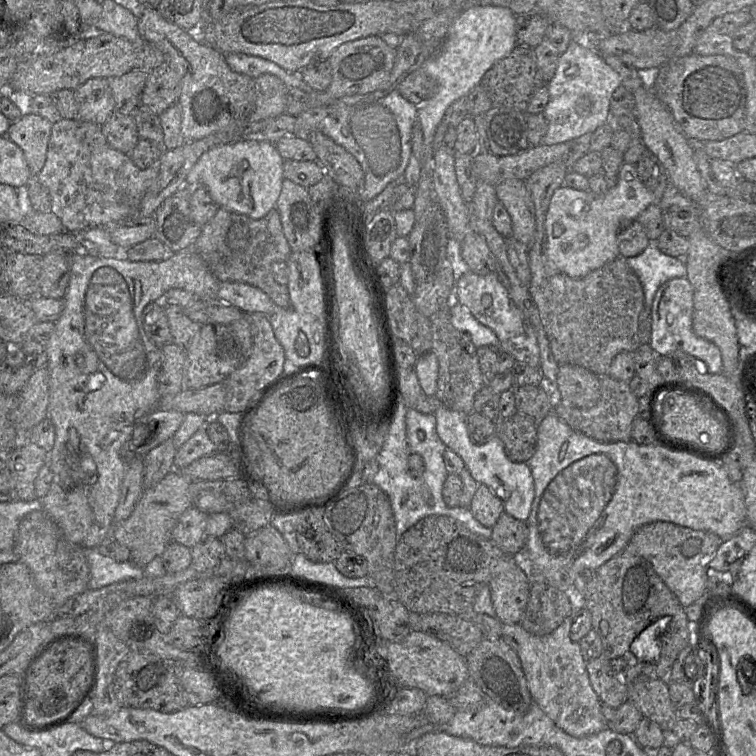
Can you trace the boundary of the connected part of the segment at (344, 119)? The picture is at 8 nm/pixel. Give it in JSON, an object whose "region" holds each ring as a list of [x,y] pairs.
{"region":[[[376,91],[345,96],[328,106],[328,116],[321,122],[321,132],[348,151],[363,171],[363,187],[359,194],[368,201],[394,181],[402,181],[412,155],[411,134],[418,123],[418,107],[398,91]]]}

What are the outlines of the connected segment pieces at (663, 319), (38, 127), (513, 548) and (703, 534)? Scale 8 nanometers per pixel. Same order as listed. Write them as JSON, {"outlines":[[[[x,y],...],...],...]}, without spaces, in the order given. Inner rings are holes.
{"outlines":[[[[687,277],[673,278],[657,290],[652,308],[652,332],[649,345],[658,356],[688,354],[701,360],[708,373],[722,373],[723,362],[719,348],[710,341],[698,337],[692,326],[693,288]]],[[[25,113],[11,122],[7,131],[8,138],[23,151],[32,177],[37,177],[45,164],[51,129],[47,119]]],[[[503,513],[491,528],[491,540],[504,553],[522,559],[528,528],[526,522]]],[[[653,522],[637,529],[622,553],[646,559],[685,608],[707,593],[707,566],[722,543],[723,539],[712,532],[692,530],[669,522]]]]}

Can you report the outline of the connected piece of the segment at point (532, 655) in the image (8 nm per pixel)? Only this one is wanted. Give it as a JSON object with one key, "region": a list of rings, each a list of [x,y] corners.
{"region":[[[572,615],[553,632],[536,636],[526,631],[521,624],[502,624],[501,639],[518,655],[533,701],[564,732],[573,737],[585,737],[607,728],[607,721],[602,713],[602,702],[591,686],[579,642],[570,639],[571,625]]]}

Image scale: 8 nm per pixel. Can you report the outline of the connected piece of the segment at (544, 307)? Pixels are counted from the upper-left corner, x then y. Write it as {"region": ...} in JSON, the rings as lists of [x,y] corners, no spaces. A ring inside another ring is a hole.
{"region":[[[560,160],[536,170],[525,180],[534,203],[536,223],[533,241],[528,247],[531,271],[528,290],[539,311],[555,361],[559,365],[581,366],[597,376],[607,376],[617,354],[633,353],[641,345],[639,316],[644,308],[644,292],[638,276],[620,255],[582,278],[569,277],[549,259],[546,213],[553,193],[562,186],[568,171]]]}

